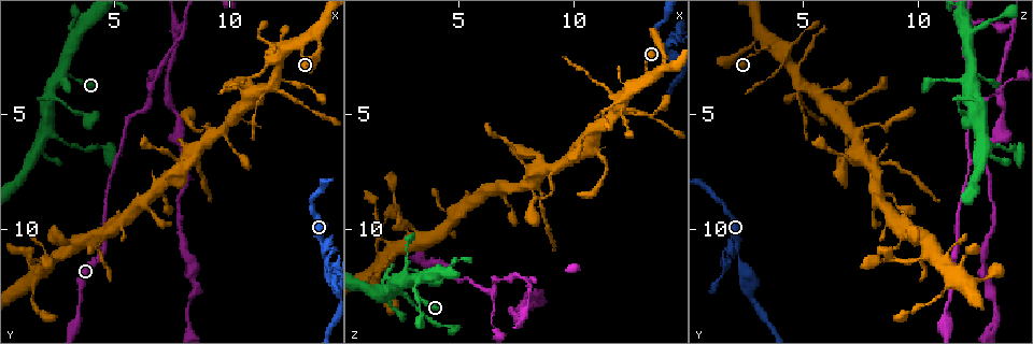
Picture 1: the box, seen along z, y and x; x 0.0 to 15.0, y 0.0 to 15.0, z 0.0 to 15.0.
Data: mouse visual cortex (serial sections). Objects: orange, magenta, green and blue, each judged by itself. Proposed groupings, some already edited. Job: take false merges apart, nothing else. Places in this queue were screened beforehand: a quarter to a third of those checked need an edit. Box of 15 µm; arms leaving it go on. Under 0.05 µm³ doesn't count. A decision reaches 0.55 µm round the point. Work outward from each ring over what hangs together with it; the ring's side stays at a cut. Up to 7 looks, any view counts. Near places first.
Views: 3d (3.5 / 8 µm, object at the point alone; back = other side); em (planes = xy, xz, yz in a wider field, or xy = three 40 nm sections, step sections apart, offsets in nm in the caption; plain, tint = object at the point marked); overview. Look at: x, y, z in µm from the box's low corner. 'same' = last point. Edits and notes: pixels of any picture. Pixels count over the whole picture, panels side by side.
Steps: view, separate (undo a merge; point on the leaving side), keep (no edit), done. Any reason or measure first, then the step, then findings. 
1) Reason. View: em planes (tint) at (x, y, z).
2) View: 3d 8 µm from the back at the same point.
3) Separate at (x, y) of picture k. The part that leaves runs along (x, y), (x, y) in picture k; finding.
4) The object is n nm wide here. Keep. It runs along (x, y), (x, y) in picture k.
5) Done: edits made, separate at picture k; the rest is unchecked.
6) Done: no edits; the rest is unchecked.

A fork. View: 3d 8 µm at (6.5, 4.6, 12.7).

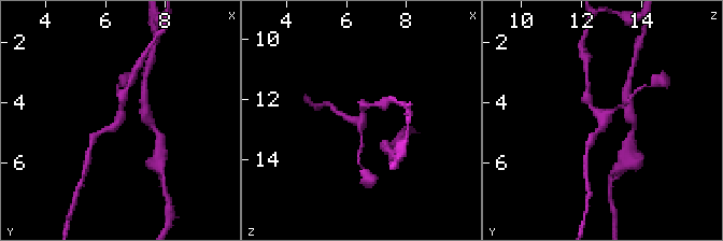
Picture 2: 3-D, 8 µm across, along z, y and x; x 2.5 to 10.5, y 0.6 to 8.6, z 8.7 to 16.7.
View: em xy step 2 (tint) at (6.5, 4.6, 12.7).

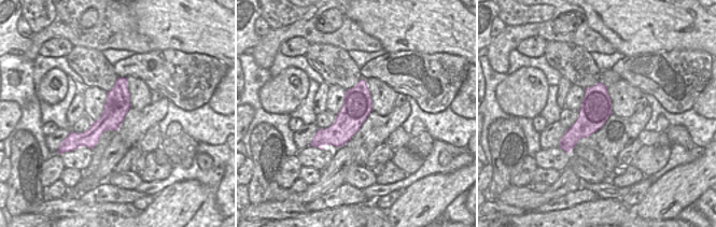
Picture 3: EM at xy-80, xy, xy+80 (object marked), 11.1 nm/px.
The arms are 100, 200, 200 nm wide. Keep. It runs along (96, 136), (121, 118), (125, 95) in picture 2; continuous, no second cell.

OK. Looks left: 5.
Three-way junction. View: 3d 3.5 µm at (8.1, 1.2, 12.3).

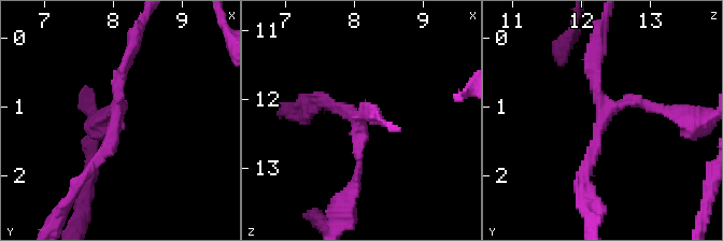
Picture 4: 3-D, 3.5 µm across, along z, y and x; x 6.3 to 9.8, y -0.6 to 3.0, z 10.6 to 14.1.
View: em xy step 5 (tint) at (8.05, 1.15, 12.35).

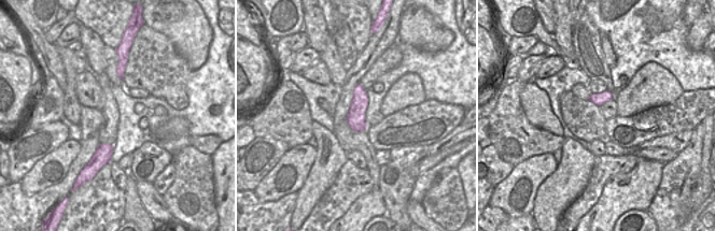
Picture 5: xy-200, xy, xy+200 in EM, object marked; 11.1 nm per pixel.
The arms are 150, 150, 200 nm wide. Keep. It runs along (583, 174), (613, 105), (671, 112) in picture 4; one cell here.

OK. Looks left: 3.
Abrupt turn. View: 3d 3.5 µm at (7.7, 1.1, 14.1).

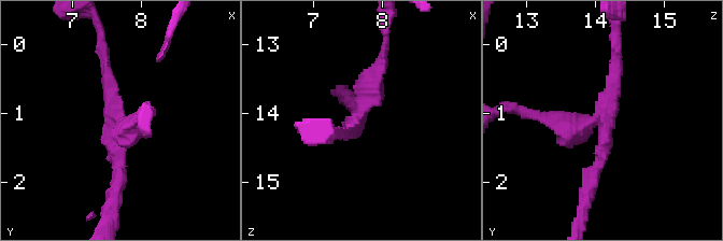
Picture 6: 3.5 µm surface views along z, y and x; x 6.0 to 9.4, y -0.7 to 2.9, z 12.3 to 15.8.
View: em xy step 2 (tint) at (7.65, 1.10, 14.05).

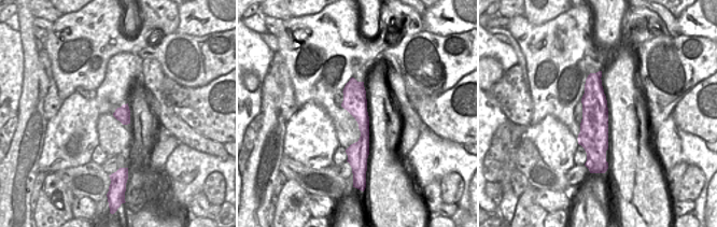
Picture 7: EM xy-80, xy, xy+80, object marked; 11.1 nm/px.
The arms are 150, 150, 200 nm wide. Separate at (603, 158) of picture 6. The part that leaves runs along (596, 118), (605, 122), (603, 155), (580, 214) in picture 6; two cells meet here.

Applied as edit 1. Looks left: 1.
Done: edits made, separate at picture 6; the rest is unchecked.

